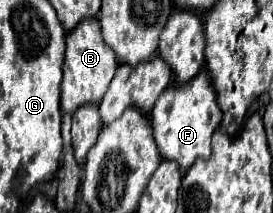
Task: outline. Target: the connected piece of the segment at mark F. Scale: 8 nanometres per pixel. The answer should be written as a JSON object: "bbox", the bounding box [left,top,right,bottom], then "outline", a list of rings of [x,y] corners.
{"bbox":[151,71,221,171],"outline":[[[199,71],[187,83],[173,83],[171,87],[167,87],[167,91],[159,95],[151,111],[151,125],[157,149],[163,159],[167,157],[177,161],[181,171],[187,171],[187,167],[191,167],[197,157],[207,159],[207,155],[211,155],[211,135],[219,123],[221,109],[217,105],[215,89],[207,71]]]}

